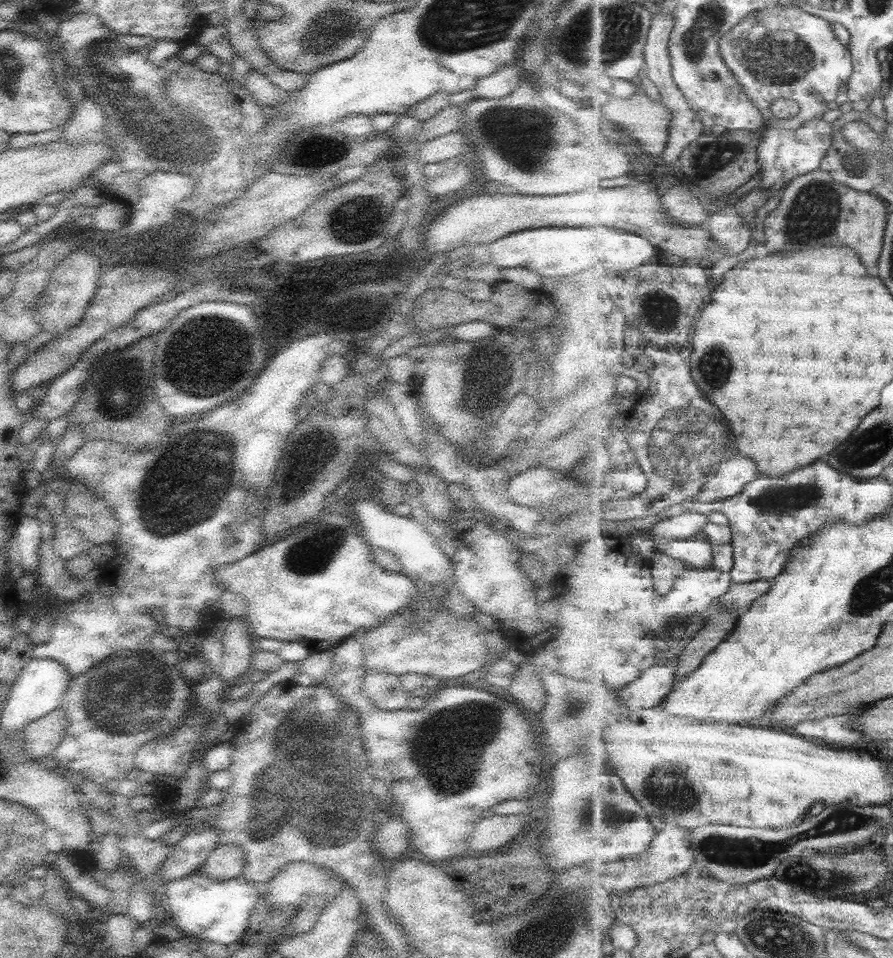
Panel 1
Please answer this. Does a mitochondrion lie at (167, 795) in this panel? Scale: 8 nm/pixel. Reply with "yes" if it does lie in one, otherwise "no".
no

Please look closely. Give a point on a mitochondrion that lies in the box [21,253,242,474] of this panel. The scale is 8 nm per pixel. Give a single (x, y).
(106, 369)

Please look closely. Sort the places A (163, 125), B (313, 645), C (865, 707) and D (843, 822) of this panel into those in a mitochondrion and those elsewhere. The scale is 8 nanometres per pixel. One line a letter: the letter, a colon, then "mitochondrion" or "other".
A: mitochondrion
B: other
C: other
D: mitochondrion

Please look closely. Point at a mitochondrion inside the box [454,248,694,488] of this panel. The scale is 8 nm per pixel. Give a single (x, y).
(660, 311)

